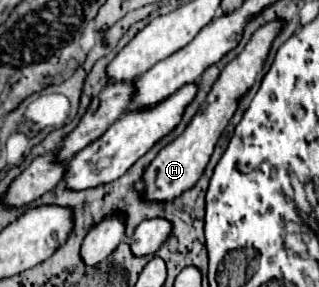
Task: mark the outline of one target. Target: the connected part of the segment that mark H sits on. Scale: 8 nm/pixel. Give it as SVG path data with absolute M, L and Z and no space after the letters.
M272 21L272 23L260 27L258 31L254 31L254 35L250 37L244 51L222 69L218 81L210 89L206 101L198 109L198 113L192 117L192 121L188 123L184 133L178 135L172 143L168 143L154 157L154 161L144 169L142 183L146 189L142 189L142 199L146 199L146 201L170 201L170 199L176 199L178 195L182 195L184 191L188 191L190 187L194 187L194 183L202 177L202 173L208 165L208 159L214 151L218 137L222 135L224 127L232 119L240 97L254 85L256 75L260 73L262 63L268 57L270 45L272 45L276 33L280 31L280 27L282 27L282 21Z

